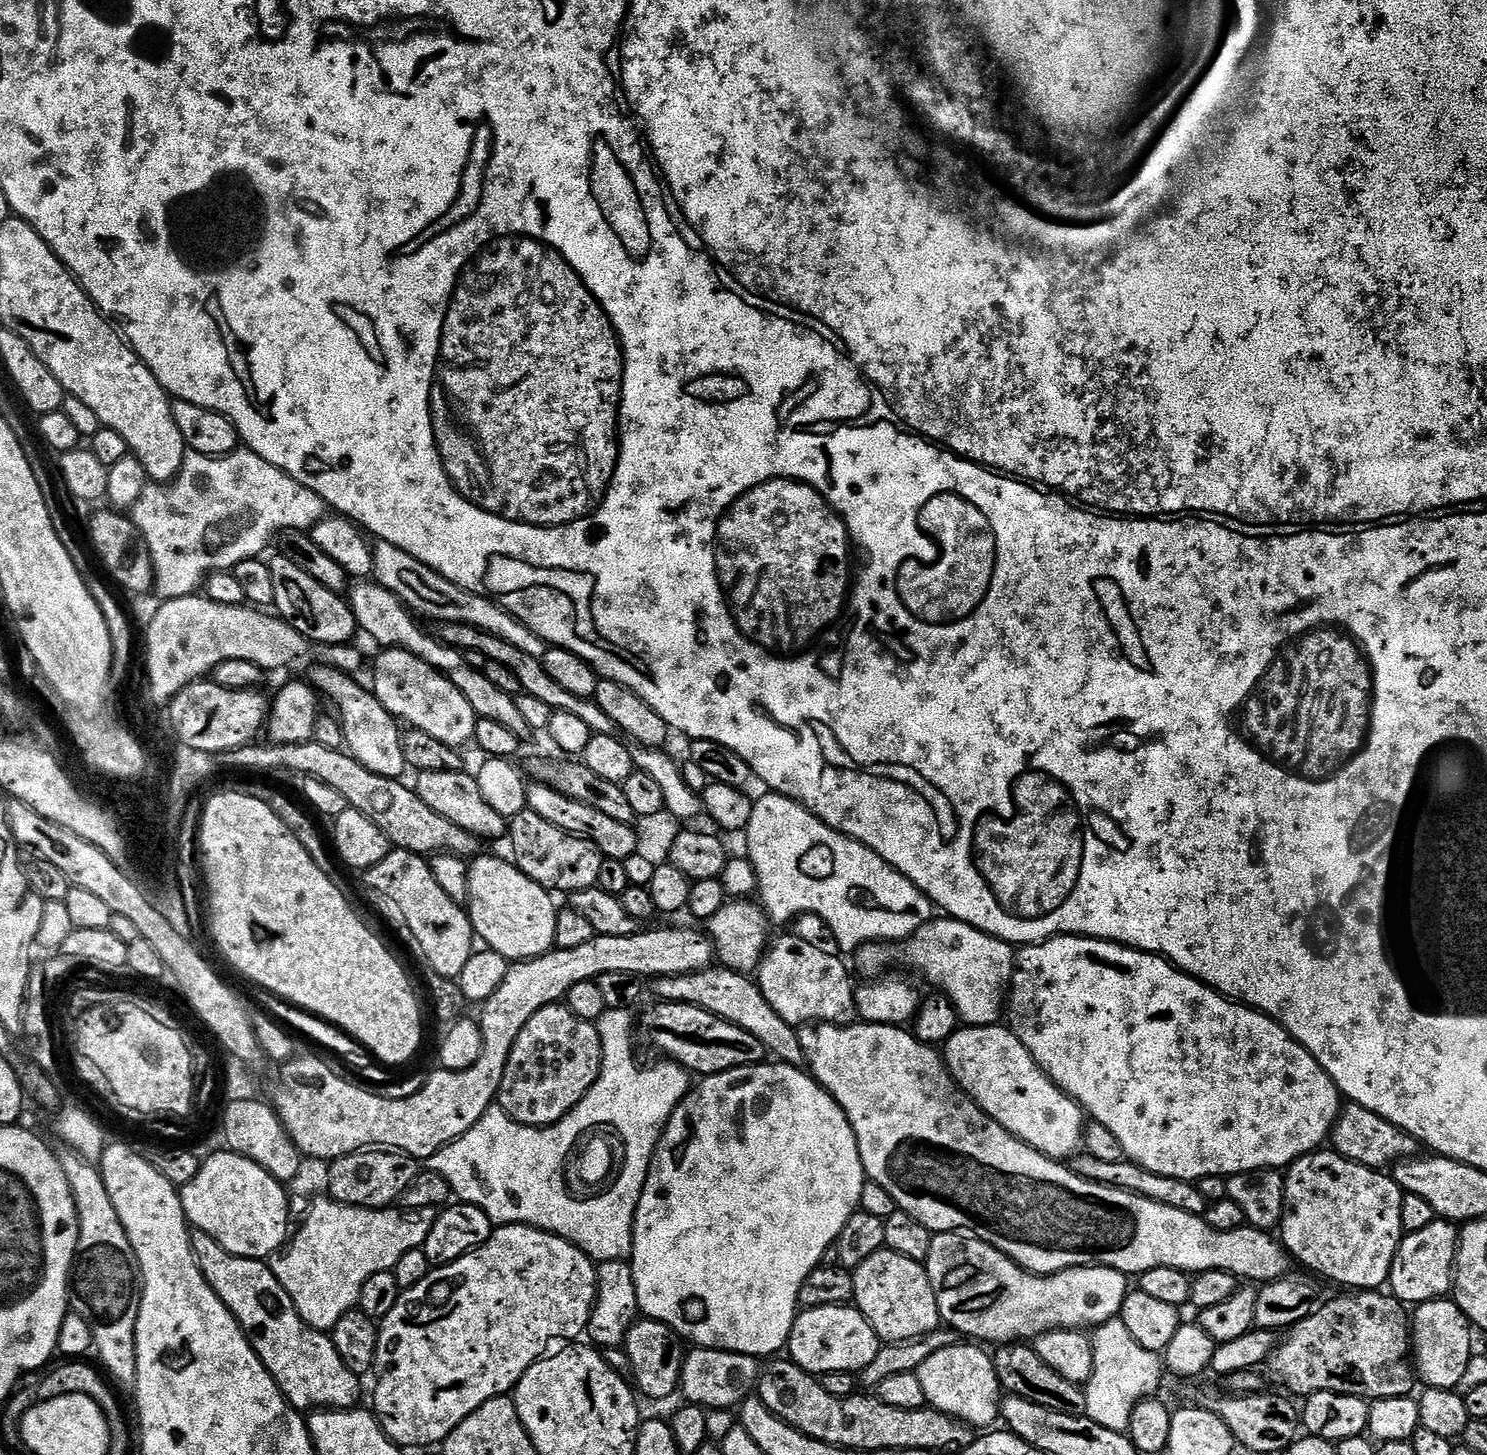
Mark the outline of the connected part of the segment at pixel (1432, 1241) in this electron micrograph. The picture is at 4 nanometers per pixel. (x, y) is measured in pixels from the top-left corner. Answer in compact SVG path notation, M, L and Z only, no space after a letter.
M1439 1218L1426 1226L1426 1230L1407 1233L1400 1241L1400 1249L1396 1252L1392 1272L1388 1276L1391 1295L1405 1306L1445 1299L1454 1288L1457 1247L1457 1225Z

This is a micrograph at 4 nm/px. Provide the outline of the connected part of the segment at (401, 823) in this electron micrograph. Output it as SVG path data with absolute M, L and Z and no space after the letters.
M315 739L301 744L260 743L253 742L229 752L208 752L204 760L214 768L245 768L248 772L272 772L275 768L285 768L288 772L297 772L297 777L309 776L318 782L326 782L326 786L338 790L338 794L346 798L349 808L361 812L389 845L417 852L421 858L432 858L437 854L461 858L481 855L479 836L462 830L462 826L454 826L454 822L442 818L442 814L434 814L434 810L430 810L430 806L426 806L426 802L422 802L409 785L407 788L400 780L382 778L382 774L366 770L366 766L348 755L347 751L322 746Z

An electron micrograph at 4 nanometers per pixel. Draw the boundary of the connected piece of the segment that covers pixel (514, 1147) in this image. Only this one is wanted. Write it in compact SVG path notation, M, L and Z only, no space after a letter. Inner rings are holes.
M610 1008L595 1021L596 1029L602 1042L602 1066L600 1077L594 1086L584 1095L582 1102L570 1110L558 1123L546 1128L526 1128L517 1120L511 1120L499 1106L493 1106L466 1130L457 1140L427 1157L427 1171L442 1174L446 1182L450 1182L453 1197L465 1204L473 1204L484 1211L492 1219L493 1225L528 1224L531 1228L541 1228L544 1232L552 1232L566 1242L578 1246L593 1261L607 1260L627 1261L633 1248L633 1222L637 1214L638 1202L649 1176L652 1159L656 1147L664 1136L664 1128L668 1119L674 1114L684 1098L691 1092L691 1073L675 1061L660 1060L652 1065L646 1074L640 1073L636 1065L636 1052L632 1049L634 1040L634 1016L627 1008ZM600 1103L599 1115L608 1125L615 1122L621 1124L621 1131L628 1142L628 1172L624 1172L624 1180L616 1187L616 1193L604 1193L604 1178L598 1184L590 1184L584 1178L572 1182L572 1145L573 1140L587 1130L592 1121L590 1107Z

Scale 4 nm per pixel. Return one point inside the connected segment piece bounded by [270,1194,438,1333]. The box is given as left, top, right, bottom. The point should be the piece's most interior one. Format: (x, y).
(323, 1268)

